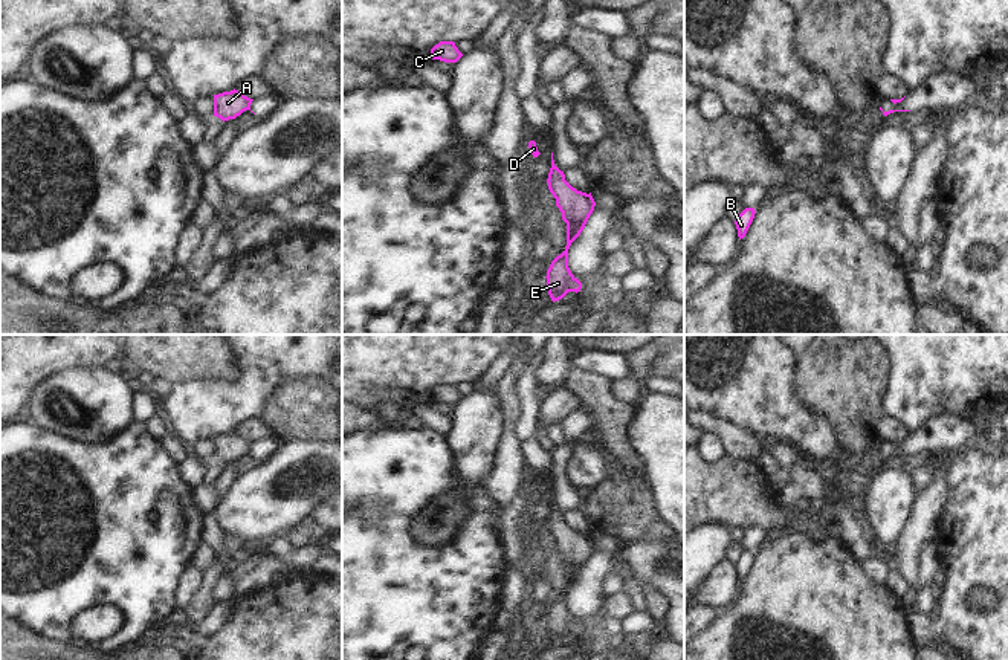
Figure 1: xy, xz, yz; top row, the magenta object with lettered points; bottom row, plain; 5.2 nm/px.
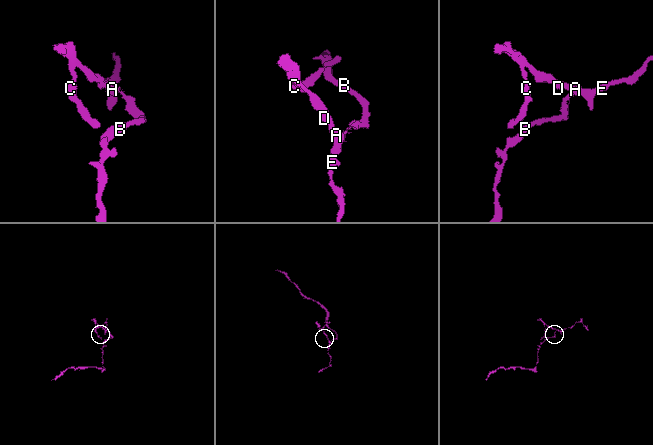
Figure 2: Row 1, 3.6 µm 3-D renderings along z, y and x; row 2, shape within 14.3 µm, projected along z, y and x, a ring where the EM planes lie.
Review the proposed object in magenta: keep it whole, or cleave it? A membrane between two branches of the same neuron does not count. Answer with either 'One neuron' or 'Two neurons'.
Two neurons.

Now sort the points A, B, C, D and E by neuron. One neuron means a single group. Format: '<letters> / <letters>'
A C D E / B

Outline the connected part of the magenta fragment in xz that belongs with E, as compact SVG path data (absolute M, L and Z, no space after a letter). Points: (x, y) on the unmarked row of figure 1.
M553 495L547 526L550 535L556 541L556 548L562 555L562 562L567 565L565 593L551 603L545 619L548 637L554 645L562 642L568 634L577 636L582 631L582 625L568 610L568 591L583 573L593 555L593 542L586 535L577 533L565 522L564 513L554 507Z

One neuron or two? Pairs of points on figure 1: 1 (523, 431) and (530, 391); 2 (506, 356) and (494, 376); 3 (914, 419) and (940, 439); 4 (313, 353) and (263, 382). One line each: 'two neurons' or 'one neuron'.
1: one neuron
2: one neuron
3: two neurons
4: one neuron

